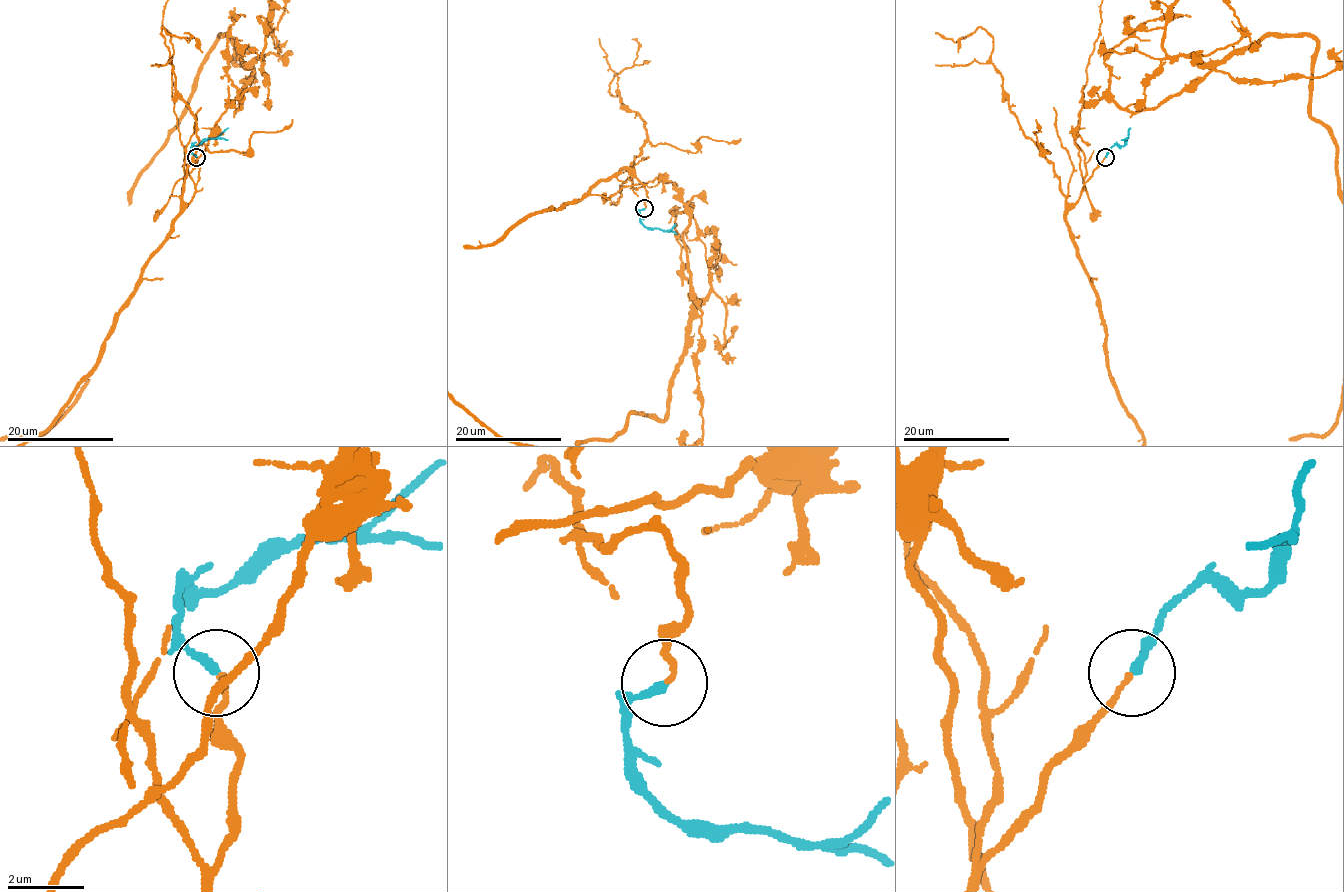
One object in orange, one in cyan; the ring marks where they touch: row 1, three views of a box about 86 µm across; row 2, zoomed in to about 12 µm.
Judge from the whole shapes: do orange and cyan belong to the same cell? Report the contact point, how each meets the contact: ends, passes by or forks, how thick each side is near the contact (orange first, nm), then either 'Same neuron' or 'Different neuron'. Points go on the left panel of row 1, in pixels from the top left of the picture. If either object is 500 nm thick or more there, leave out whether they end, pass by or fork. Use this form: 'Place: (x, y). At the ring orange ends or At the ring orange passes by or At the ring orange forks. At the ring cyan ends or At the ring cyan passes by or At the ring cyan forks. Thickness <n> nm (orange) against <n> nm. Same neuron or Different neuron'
Place: (196, 157). At the ring orange ends. At the ring cyan ends. Thickness 120 nm (orange) against 240 nm. Same neuron

